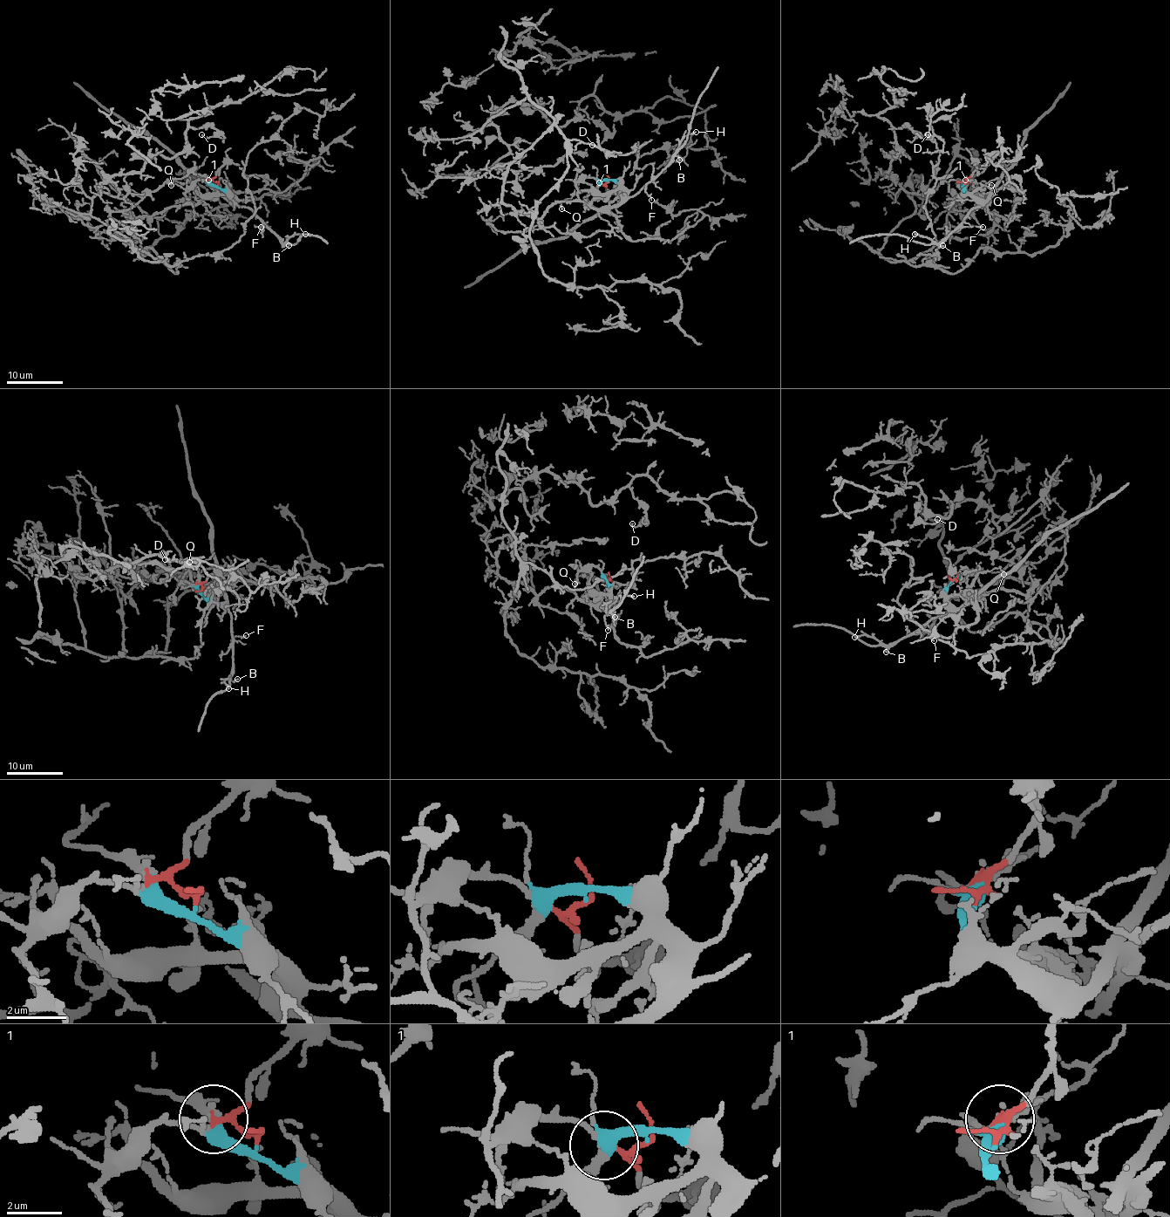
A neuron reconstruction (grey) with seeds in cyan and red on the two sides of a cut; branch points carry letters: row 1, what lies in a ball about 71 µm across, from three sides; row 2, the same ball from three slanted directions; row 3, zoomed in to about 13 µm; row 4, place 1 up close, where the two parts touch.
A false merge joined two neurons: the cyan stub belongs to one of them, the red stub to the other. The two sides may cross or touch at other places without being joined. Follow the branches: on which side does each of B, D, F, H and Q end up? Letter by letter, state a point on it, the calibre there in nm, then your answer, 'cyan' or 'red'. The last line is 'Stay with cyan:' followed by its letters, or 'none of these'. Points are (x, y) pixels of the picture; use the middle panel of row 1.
B: place (679, 160); calibre 160 nm; cyan
D: place (592, 145); calibre 130 nm; red
F: place (651, 200); calibre 150 nm; cyan
H: place (696, 132); calibre 190 nm; cyan
Q: place (561, 208); calibre 120 nm; cyan
Stay with cyan: B, F, H, Q

